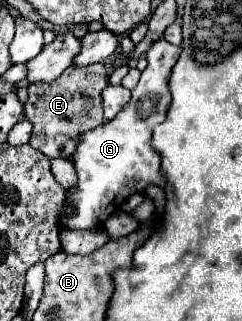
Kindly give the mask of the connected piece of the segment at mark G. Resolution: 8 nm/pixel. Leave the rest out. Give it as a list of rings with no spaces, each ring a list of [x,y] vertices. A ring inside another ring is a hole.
[[[157,39],[147,51],[147,69],[141,73],[137,87],[131,91],[131,101],[123,111],[105,125],[87,131],[79,137],[79,147],[73,153],[73,165],[77,171],[77,189],[67,193],[67,205],[75,205],[73,217],[61,217],[63,229],[91,229],[101,227],[105,219],[115,213],[117,207],[135,193],[143,193],[147,185],[165,187],[165,177],[161,175],[161,157],[151,147],[153,125],[165,121],[171,95],[169,95],[169,75],[175,61],[181,55],[181,47],[171,45],[165,39]]]

